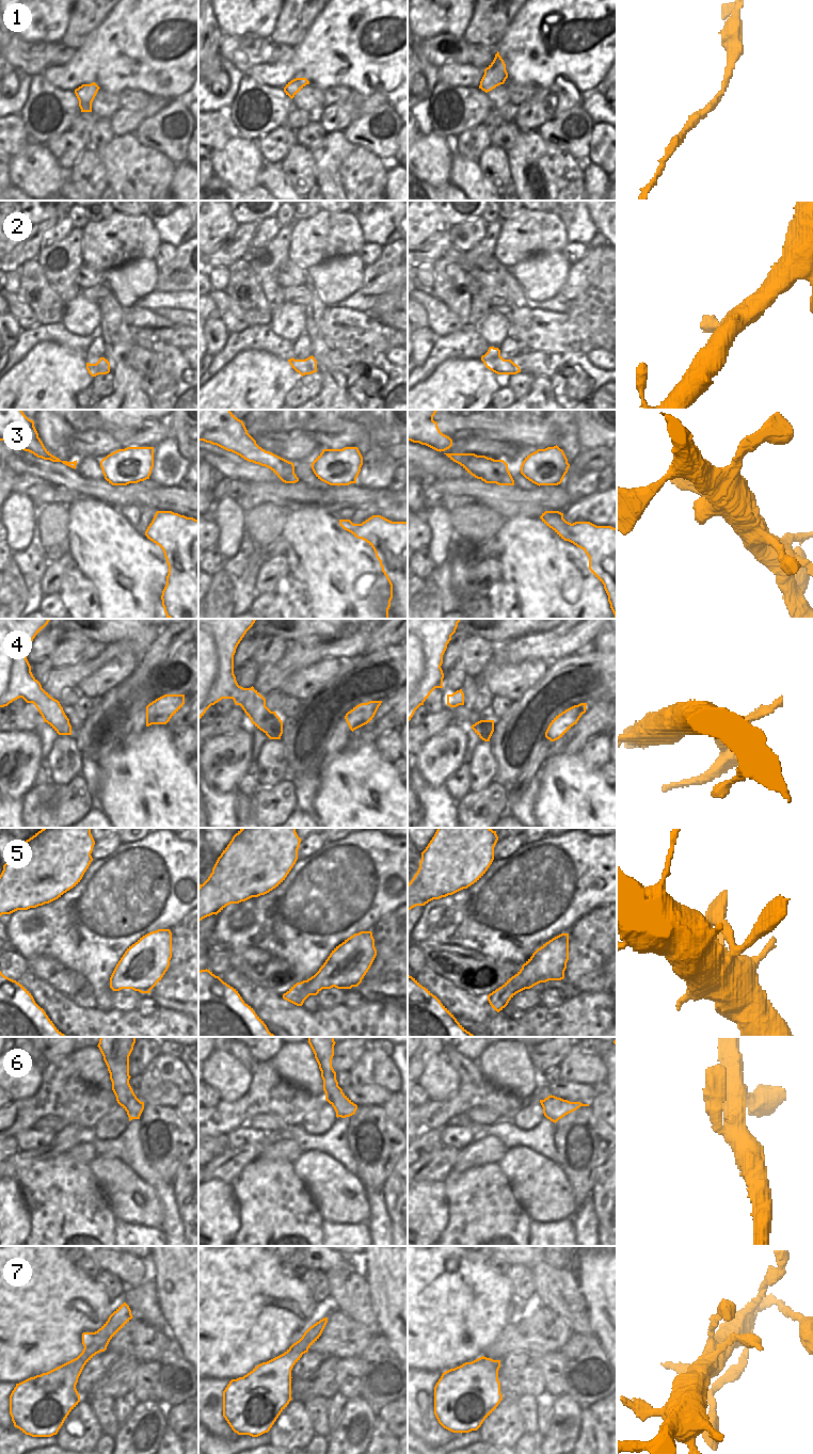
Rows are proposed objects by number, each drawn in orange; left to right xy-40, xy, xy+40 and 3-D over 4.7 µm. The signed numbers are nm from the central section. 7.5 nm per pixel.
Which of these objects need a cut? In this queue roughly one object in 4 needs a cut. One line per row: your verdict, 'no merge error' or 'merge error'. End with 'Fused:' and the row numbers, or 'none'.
1: no merge error
2: no merge error
3: no merge error
4: merge error
5: no merge error
6: no merge error
7: no merge error
Fused: 4

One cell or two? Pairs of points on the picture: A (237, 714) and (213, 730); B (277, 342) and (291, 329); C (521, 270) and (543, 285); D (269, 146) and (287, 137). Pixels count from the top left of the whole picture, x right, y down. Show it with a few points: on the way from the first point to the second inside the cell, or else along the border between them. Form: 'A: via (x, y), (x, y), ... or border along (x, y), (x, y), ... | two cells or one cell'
A: via (232, 719), (219, 726) | one cell
B: border along (269, 325), (277, 335), (292, 342) | two cells
C: via (526, 272), (531, 273), (538, 280) | one cell
D: via (273, 146), (283, 139) | one cell

